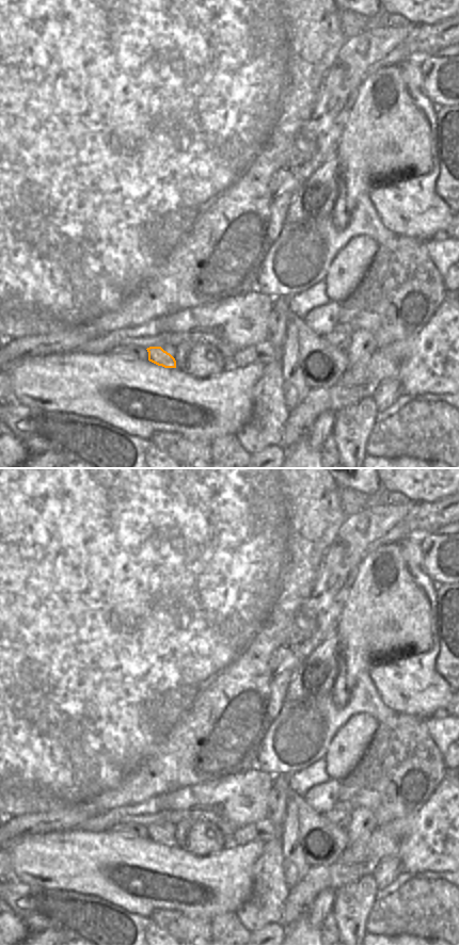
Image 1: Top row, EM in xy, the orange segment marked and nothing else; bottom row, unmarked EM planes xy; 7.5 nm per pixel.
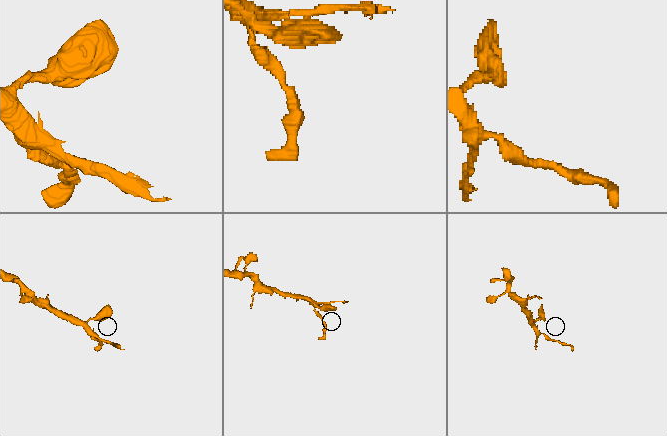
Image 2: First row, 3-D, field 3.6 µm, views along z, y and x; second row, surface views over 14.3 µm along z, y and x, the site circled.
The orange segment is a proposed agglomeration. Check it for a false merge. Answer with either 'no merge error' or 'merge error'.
no merge error

